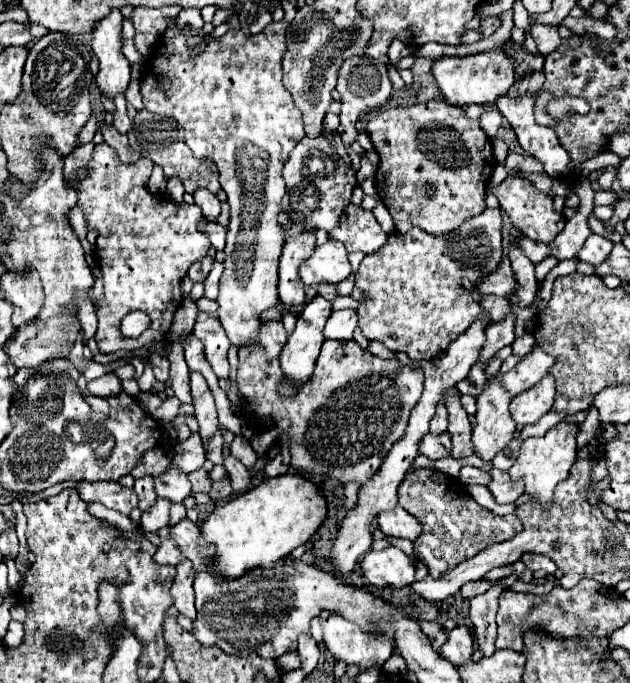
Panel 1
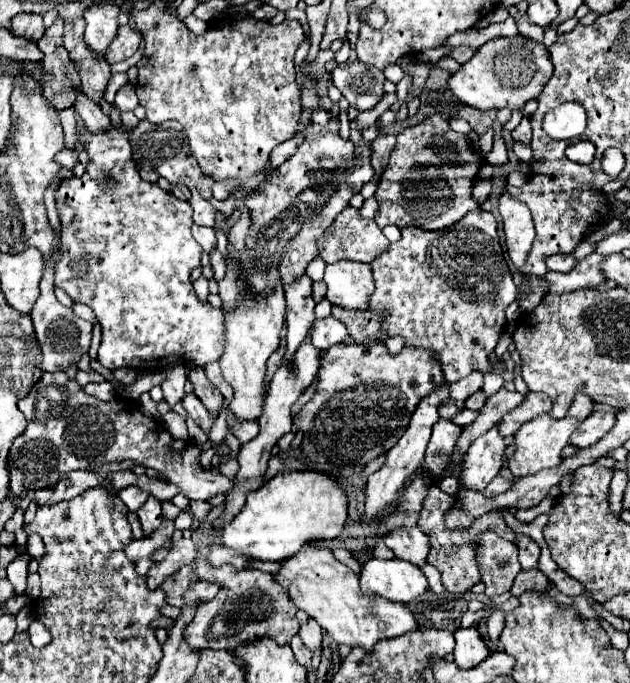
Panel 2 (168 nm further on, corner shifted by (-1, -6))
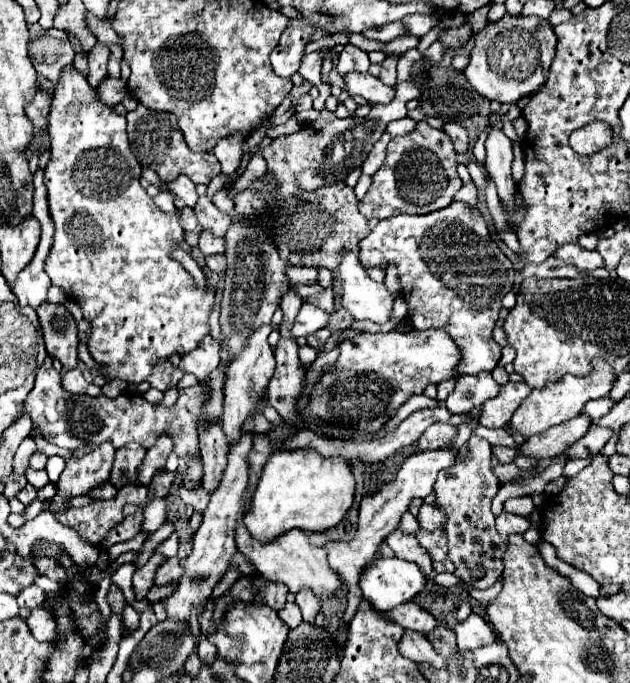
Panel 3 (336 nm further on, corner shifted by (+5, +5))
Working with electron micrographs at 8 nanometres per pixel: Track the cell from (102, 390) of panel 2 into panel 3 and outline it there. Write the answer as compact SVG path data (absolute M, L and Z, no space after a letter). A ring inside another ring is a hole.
M79 368L65 372L61 384L63 384L63 388L65 388L69 394L75 394L75 396L81 396L81 394L97 396L97 386L95 386L95 384L87 384L87 380L83 378L83 374L81 374Z

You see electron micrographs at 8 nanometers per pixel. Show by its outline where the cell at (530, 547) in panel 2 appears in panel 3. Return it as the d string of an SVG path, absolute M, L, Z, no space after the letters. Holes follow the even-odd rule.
M505 510L497 516L497 530L499 530L499 534L501 534L505 540L507 540L507 536L513 534L513 532L525 534L529 526L531 526L531 524L529 524L529 520L527 520L525 516L509 514L509 512L505 512Z

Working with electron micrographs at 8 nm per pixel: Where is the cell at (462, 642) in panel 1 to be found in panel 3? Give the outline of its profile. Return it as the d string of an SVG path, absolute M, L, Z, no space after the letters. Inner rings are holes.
M471 614L465 622L457 624L453 632L457 634L457 646L461 650L475 650L481 646L489 646L497 640L497 634L489 626L489 622L485 622L479 614Z

